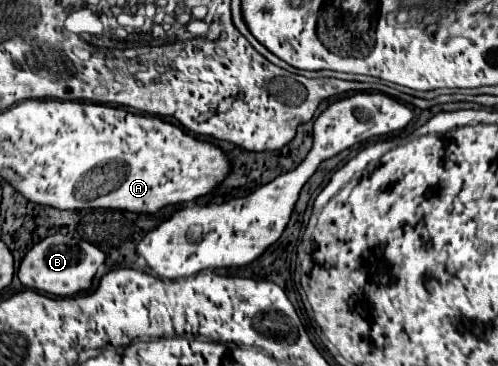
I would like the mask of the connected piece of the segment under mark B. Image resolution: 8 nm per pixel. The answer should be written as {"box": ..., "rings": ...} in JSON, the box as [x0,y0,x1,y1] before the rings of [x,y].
{"box":[19,234,105,296],"rings":[[[53,234],[35,244],[23,258],[19,266],[19,280],[25,288],[47,292],[53,296],[73,296],[81,290],[87,290],[91,286],[93,276],[97,274],[99,266],[103,266],[105,254],[85,242],[85,240],[75,240],[63,234]]]}

